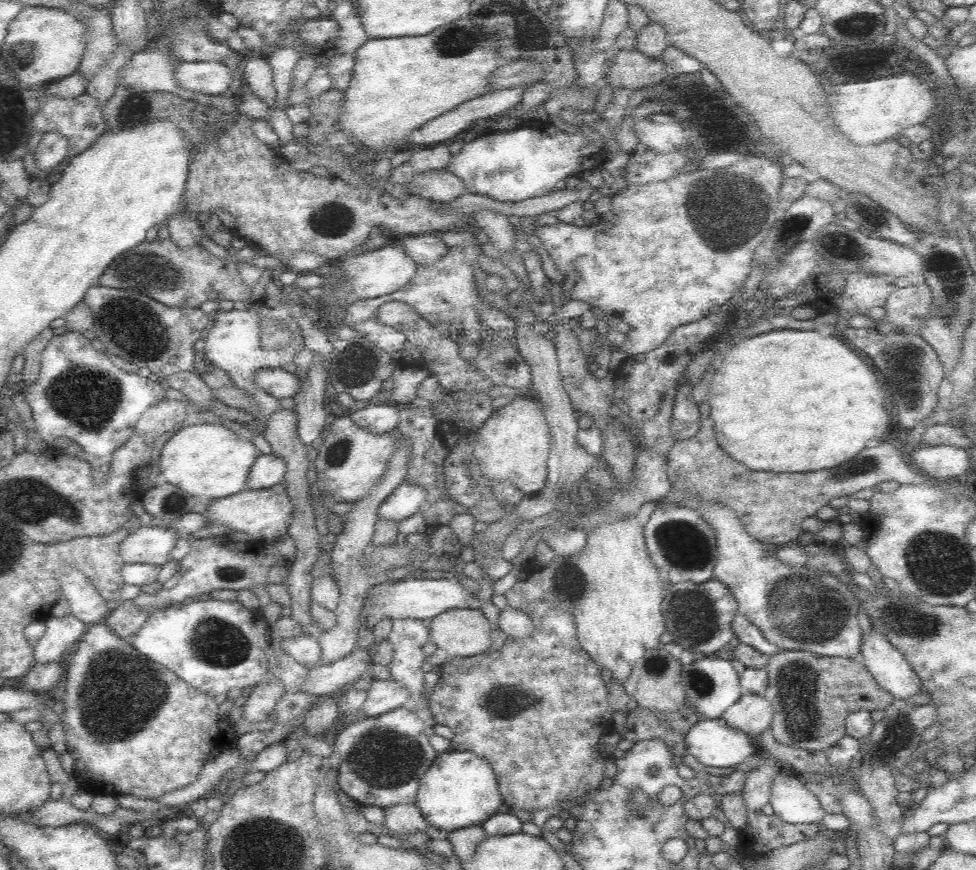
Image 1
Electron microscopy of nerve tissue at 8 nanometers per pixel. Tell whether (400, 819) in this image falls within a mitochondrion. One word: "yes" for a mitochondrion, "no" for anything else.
no

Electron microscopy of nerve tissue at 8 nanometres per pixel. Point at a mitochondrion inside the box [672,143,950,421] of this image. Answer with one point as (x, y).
(724, 208)

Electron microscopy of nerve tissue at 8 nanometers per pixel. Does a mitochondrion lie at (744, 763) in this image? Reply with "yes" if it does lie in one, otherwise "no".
no

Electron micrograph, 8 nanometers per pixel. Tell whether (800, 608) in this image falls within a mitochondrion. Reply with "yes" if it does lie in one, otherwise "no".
yes

